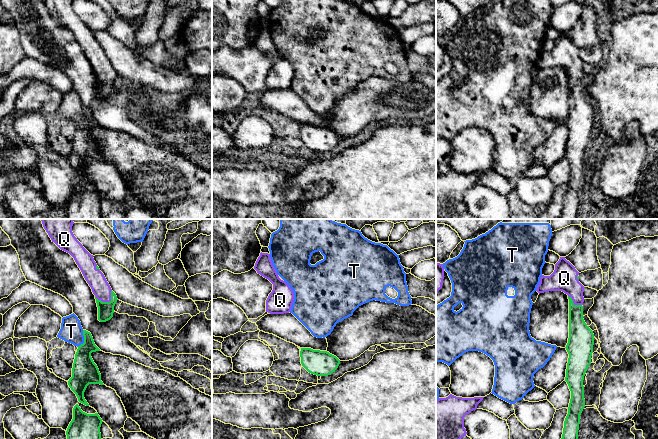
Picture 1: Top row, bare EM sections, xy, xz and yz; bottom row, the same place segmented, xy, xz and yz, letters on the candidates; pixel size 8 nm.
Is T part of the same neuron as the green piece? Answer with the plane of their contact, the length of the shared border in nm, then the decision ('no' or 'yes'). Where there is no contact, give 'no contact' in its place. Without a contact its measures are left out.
meets green in xy; contact 140 nm long; no

